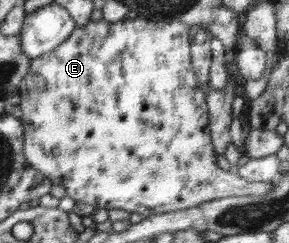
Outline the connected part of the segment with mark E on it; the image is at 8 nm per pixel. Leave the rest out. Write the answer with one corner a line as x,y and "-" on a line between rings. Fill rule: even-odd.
143,17
125,18
117,22
105,22
101,19
98,22
89,21
82,27
76,26
69,38
57,48
30,60
27,74
24,74
17,89
21,97
20,117
25,133
22,154
29,165
52,180
53,184
65,187
67,196
76,202
86,202
105,210
119,208
131,213
137,212
147,218
155,213
175,212
226,197
263,197
273,189
272,182
248,182
239,179
234,170
226,172
217,165
209,133
206,95
198,87
190,57
190,26
179,19
163,19
161,22
153,22

